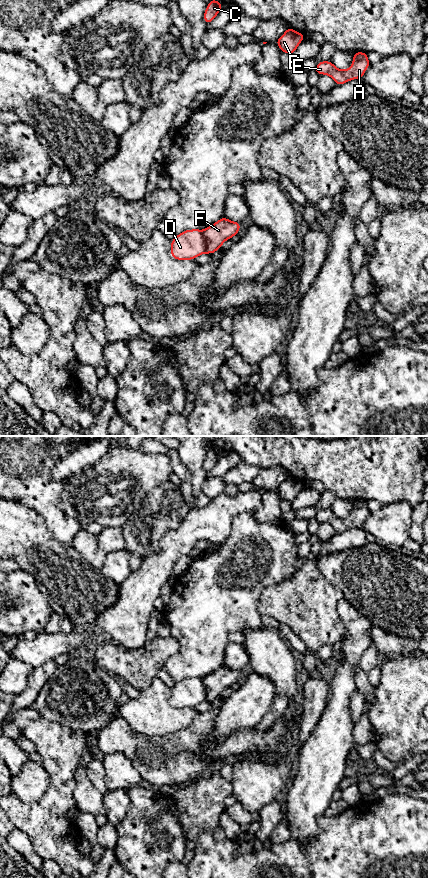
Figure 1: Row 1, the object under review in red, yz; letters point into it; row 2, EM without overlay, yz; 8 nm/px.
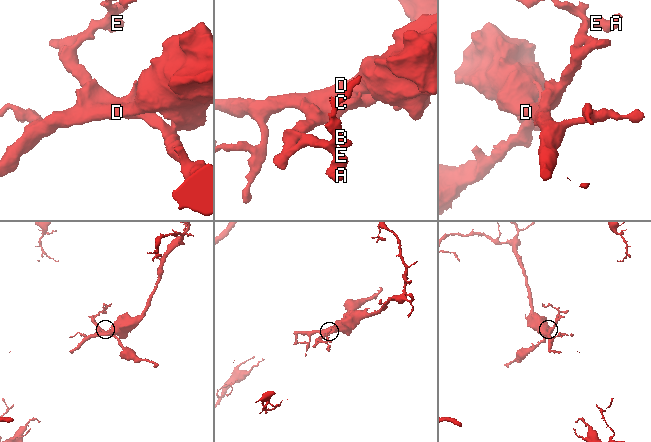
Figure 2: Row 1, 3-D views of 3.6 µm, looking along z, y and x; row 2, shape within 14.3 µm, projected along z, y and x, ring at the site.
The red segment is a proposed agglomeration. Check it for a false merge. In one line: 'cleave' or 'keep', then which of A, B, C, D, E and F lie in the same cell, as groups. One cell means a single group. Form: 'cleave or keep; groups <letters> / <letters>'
cleave; groups A B C E F / D

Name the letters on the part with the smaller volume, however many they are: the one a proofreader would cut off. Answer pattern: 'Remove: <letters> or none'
Remove: A, B, C, E, F

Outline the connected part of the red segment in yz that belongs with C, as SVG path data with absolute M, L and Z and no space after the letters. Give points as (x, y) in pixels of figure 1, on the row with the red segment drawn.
M210 0L203 16L205 23L206 24L211 23L213 19L217 16L219 11L222 9L222 7L223 7L222 3L216 0Z

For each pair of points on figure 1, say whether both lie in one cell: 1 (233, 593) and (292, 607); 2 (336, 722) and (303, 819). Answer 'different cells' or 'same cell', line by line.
1: different cells
2: same cell

